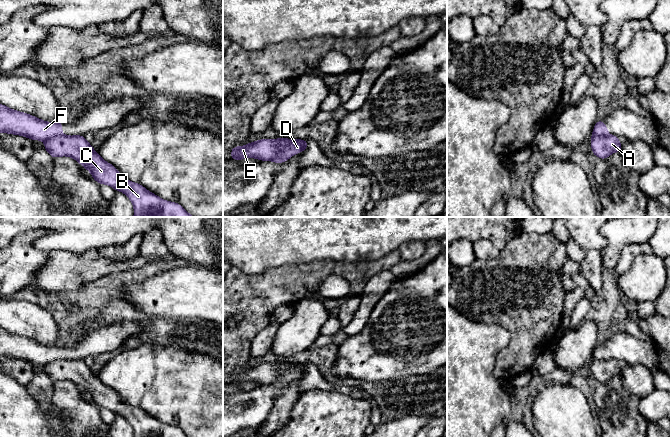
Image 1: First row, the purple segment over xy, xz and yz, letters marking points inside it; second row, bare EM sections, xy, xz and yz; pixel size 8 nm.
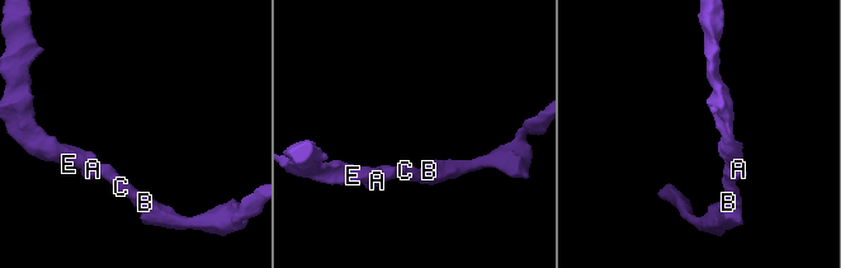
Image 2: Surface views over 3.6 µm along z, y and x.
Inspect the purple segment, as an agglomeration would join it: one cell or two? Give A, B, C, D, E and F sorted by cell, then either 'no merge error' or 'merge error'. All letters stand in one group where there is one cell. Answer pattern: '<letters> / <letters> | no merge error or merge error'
A B C D / E F | merge error

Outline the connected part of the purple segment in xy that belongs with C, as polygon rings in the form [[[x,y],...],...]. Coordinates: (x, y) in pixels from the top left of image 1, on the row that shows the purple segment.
[[[61,135],[47,139],[45,141],[44,149],[53,159],[61,156],[68,156],[75,159],[91,173],[93,179],[97,183],[106,184],[114,188],[116,191],[123,192],[133,204],[133,217],[194,217],[179,203],[165,201],[139,183],[134,183],[125,179],[115,166],[101,158],[97,151],[92,148],[92,145],[86,141],[83,135]]]

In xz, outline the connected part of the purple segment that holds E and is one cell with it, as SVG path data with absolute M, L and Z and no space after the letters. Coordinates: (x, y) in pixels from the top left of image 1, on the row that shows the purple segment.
M280 138L260 139L245 146L235 146L230 152L232 160L256 158L260 161L274 161L280 152Z

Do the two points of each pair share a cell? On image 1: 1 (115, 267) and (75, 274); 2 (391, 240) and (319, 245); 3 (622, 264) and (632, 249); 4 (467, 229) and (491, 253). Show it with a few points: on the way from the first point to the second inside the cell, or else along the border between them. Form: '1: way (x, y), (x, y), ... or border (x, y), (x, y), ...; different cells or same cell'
1: way (105, 267), (85, 268); same cell
2: way (373, 240), (337, 240); same cell
3: way (625, 260), (628, 253); same cell
4: border (472, 242), (478, 239), (488, 239), (499, 250); different cells

